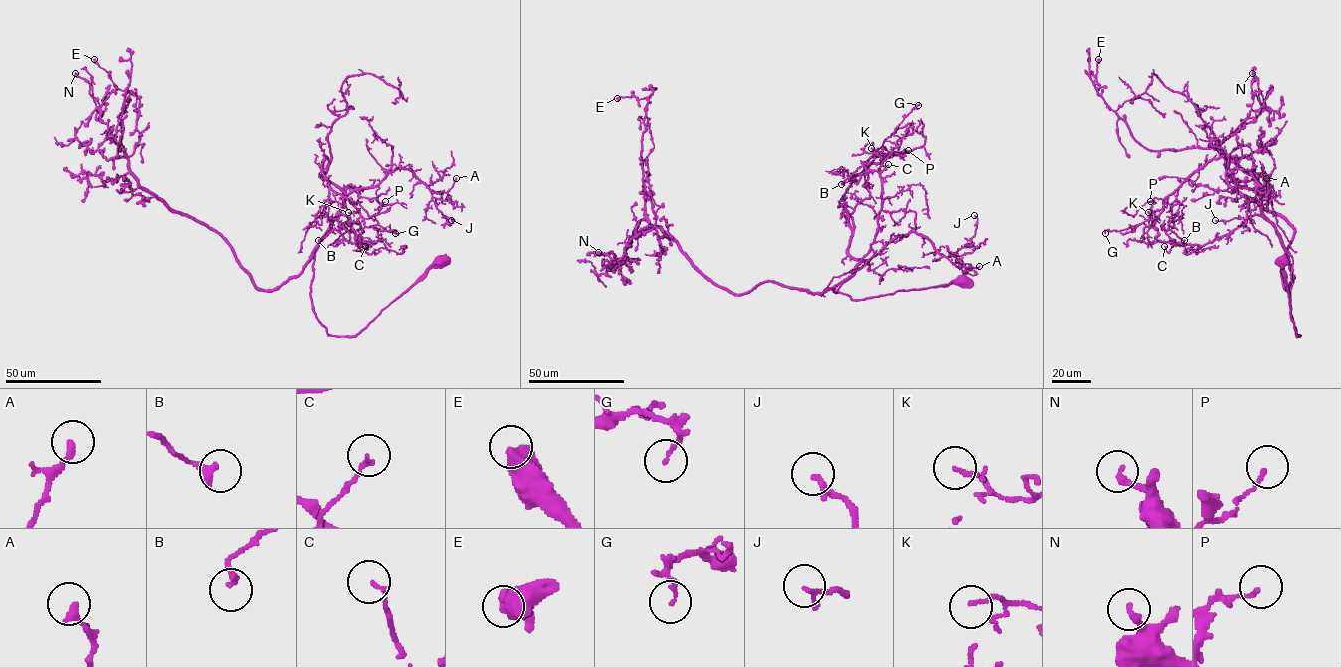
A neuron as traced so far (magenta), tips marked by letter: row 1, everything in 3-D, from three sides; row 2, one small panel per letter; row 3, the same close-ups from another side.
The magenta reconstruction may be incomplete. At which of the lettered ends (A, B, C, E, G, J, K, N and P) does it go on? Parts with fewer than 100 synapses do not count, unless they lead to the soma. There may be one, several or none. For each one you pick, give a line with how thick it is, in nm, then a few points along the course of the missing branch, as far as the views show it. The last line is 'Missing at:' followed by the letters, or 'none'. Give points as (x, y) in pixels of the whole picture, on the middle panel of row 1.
Missing at: none

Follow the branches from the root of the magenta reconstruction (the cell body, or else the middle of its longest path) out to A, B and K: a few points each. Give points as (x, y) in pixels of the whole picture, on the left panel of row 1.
A: (440, 262), (354, 335), (329, 335), (316, 316), (314, 254), (351, 192), (399, 168), (438, 193), (456, 178)
B: (440, 262), (357, 333), (329, 335), (311, 296), (314, 254), (337, 215), (359, 243), (335, 229), (318, 240)
K: (440, 262), (357, 333), (329, 335), (311, 281), (344, 194), (325, 156), (327, 184), (358, 209), (348, 212)

